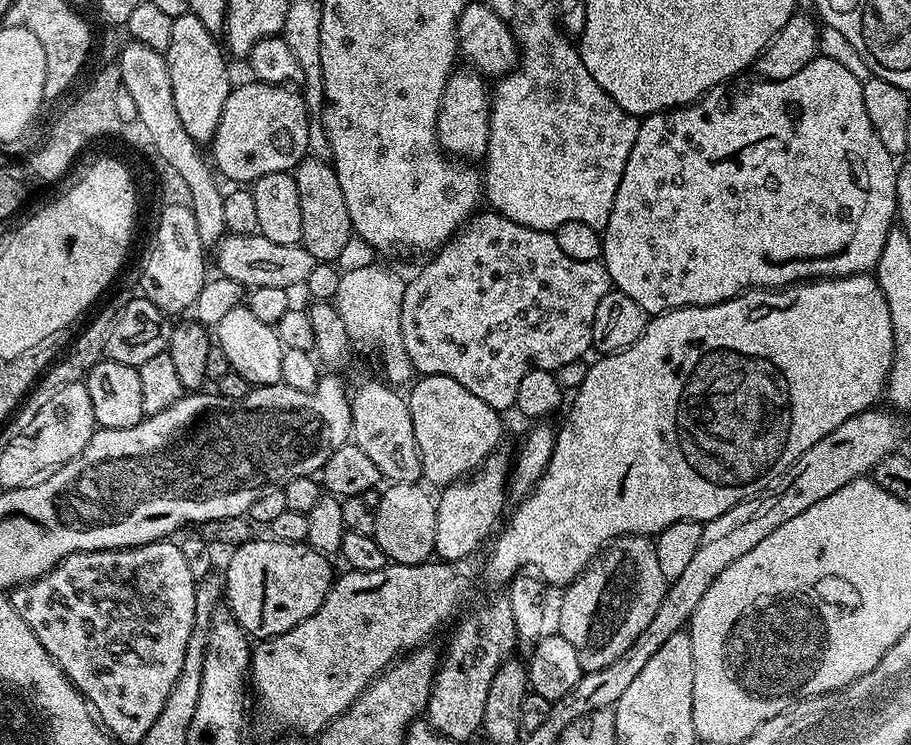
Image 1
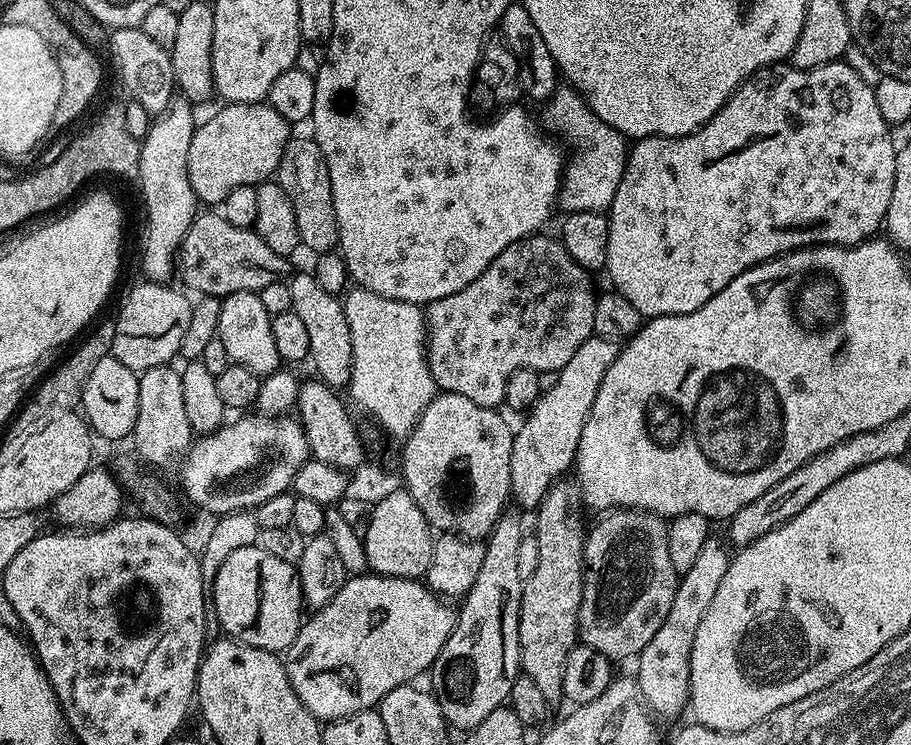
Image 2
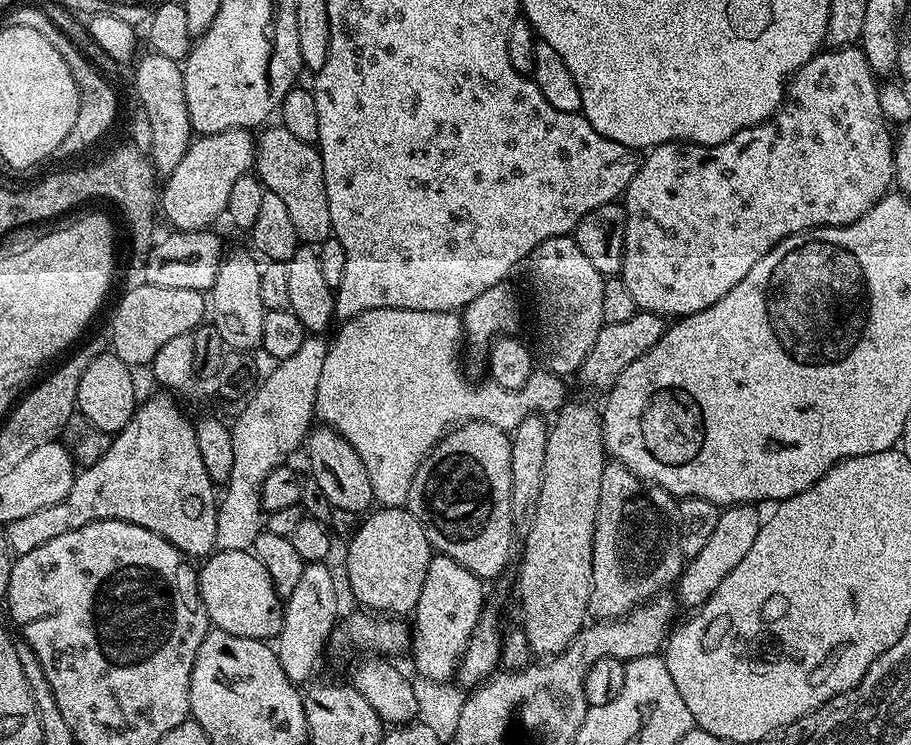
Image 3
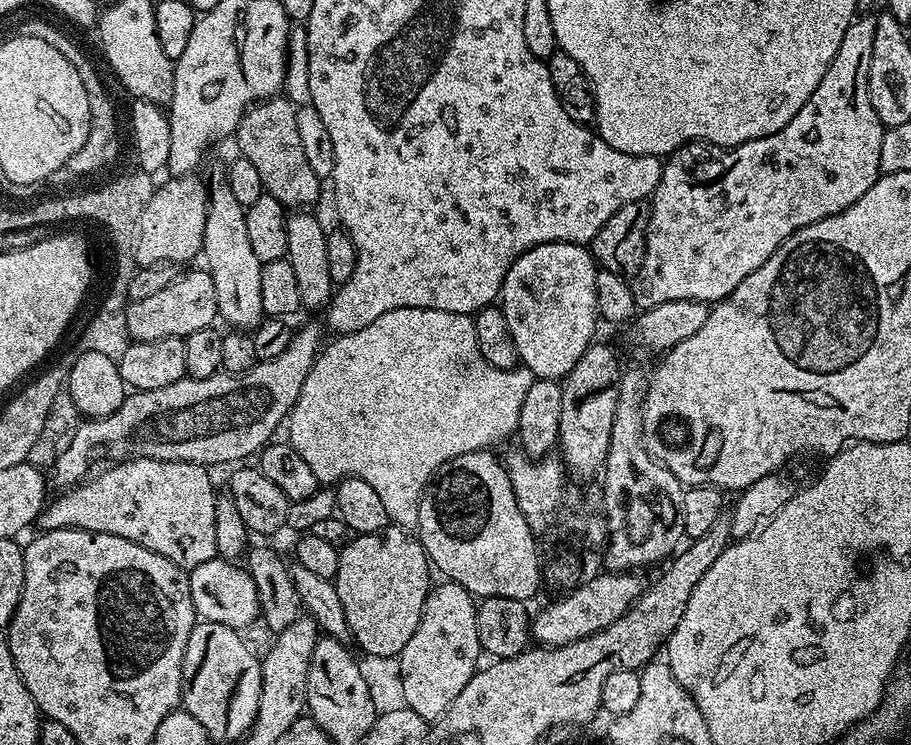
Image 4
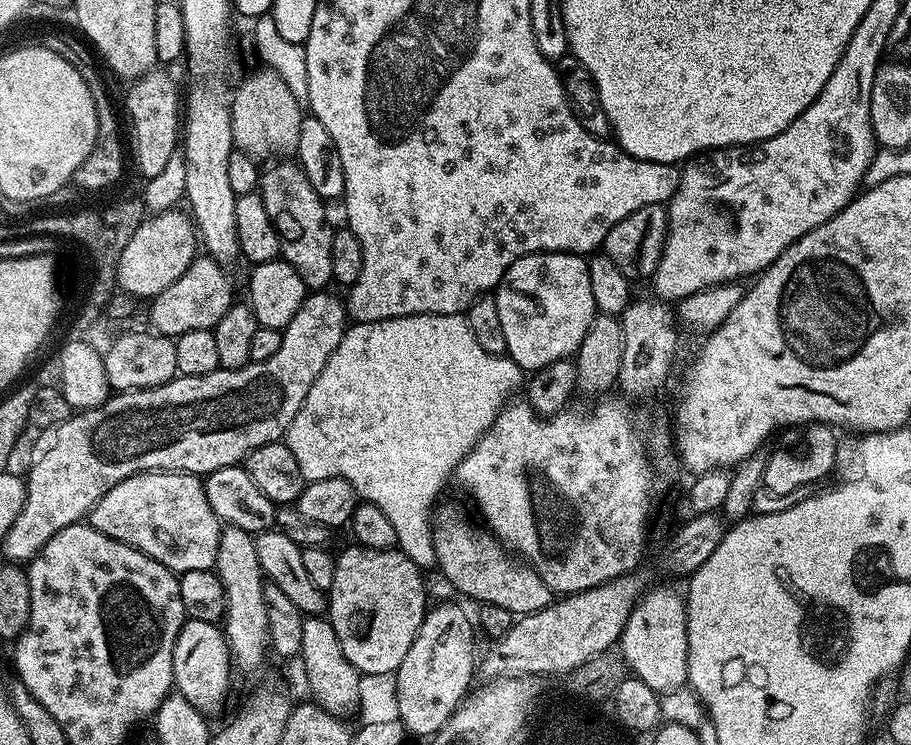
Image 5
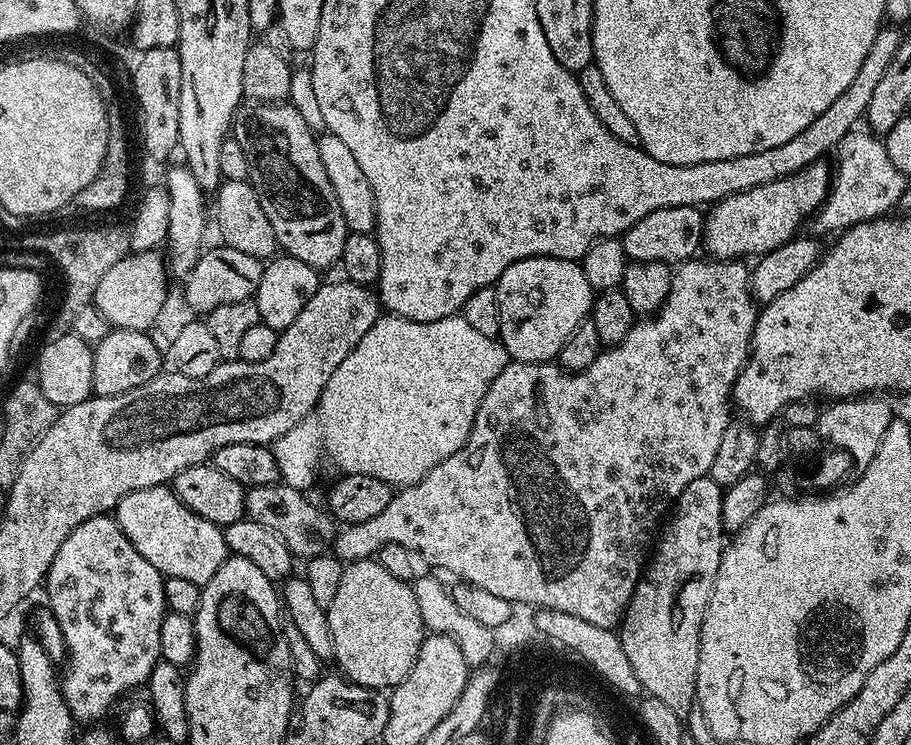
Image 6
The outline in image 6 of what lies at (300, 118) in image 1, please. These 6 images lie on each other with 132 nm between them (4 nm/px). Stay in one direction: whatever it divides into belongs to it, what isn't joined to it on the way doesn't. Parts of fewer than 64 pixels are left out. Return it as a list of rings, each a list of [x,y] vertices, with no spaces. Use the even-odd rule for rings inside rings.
[[[159,251],[132,252],[114,262],[114,266],[102,274],[102,282],[98,282],[98,290],[94,290],[92,303],[112,328],[148,332],[168,300],[168,280],[170,272]]]

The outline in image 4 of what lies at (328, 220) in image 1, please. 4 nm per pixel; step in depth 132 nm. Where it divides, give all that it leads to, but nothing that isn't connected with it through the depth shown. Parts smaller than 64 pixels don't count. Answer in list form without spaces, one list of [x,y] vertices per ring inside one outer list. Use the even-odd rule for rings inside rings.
[[[277,94],[270,100],[252,105],[236,127],[234,141],[240,147],[239,155],[244,156],[258,170],[267,195],[278,198],[285,209],[308,210],[320,196],[322,178],[314,174],[310,162],[306,162],[302,137],[298,135],[297,105],[282,97]]]

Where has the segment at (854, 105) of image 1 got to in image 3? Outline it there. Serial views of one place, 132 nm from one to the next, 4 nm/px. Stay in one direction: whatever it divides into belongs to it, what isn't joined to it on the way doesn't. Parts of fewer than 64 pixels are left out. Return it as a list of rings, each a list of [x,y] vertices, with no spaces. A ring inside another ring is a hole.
[[[849,46],[821,51],[810,62],[806,62],[806,66],[799,68],[786,85],[786,103],[772,119],[764,121],[763,124],[755,124],[752,128],[742,130],[734,134],[734,138],[721,144],[705,146],[673,142],[651,149],[641,159],[638,174],[634,174],[622,197],[626,214],[626,246],[619,279],[626,282],[626,290],[630,290],[637,309],[665,318],[679,318],[694,314],[698,310],[706,310],[714,306],[718,298],[730,294],[730,290],[734,290],[734,286],[738,286],[738,282],[742,282],[742,278],[750,274],[754,262],[762,259],[775,244],[781,244],[787,236],[793,236],[795,232],[806,232],[809,228],[842,228],[845,224],[852,224],[862,218],[862,214],[869,212],[883,196],[889,195],[894,184],[894,136],[888,131],[890,125],[882,114],[877,77],[870,62],[866,62],[864,49]]]

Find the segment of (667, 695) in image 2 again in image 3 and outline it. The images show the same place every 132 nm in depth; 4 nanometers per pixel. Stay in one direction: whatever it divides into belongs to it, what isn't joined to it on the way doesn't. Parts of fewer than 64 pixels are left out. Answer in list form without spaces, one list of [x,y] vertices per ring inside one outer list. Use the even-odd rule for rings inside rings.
[[[733,504],[725,507],[718,518],[718,527],[712,532],[706,546],[697,556],[687,561],[683,572],[680,573],[680,579],[675,585],[674,592],[678,597],[679,603],[684,604],[689,610],[700,608],[722,586],[722,578],[746,558],[750,546],[754,546],[754,538],[758,538],[758,530],[762,523],[762,516],[756,513],[757,509],[750,504]]]

